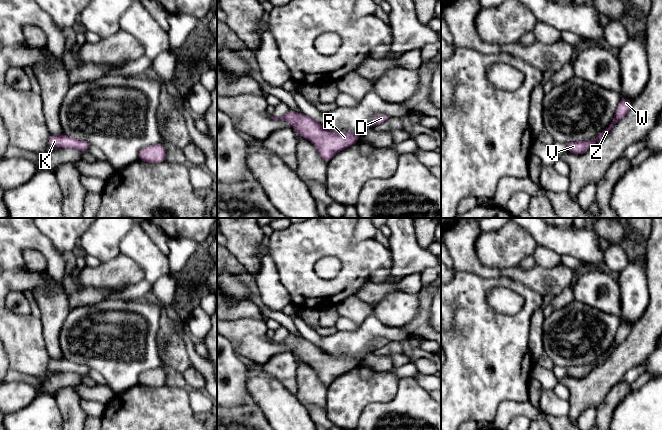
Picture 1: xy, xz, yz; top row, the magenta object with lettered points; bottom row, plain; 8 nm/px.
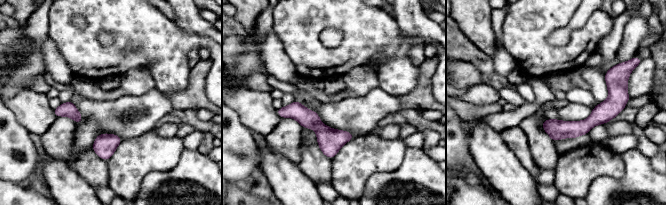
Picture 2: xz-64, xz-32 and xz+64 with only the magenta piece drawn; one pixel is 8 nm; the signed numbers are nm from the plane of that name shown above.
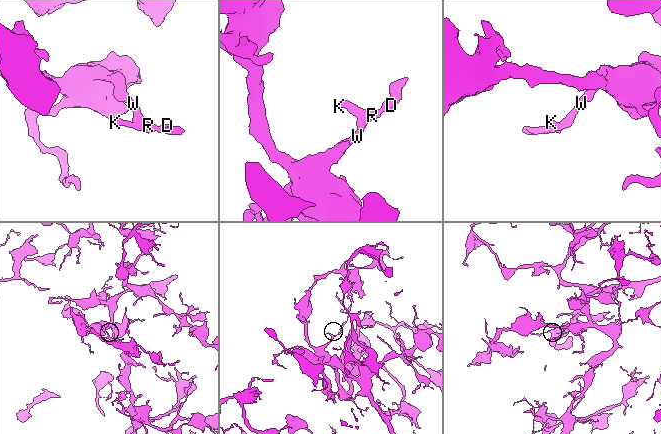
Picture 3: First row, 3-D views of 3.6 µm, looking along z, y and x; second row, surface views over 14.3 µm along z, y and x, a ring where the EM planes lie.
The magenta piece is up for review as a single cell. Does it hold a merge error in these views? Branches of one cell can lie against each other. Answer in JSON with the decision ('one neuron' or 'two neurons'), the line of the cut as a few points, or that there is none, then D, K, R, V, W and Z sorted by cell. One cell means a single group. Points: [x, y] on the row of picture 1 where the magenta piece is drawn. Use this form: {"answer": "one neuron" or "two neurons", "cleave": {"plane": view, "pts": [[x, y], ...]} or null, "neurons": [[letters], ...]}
{"answer": "one neuron", "cleave": null, "neurons": [["D", "K", "R", "V", "W", "Z"]]}

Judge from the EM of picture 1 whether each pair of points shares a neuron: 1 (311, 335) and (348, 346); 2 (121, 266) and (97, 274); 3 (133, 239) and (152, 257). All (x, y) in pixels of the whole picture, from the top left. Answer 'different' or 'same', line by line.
1: different
2: same
3: same

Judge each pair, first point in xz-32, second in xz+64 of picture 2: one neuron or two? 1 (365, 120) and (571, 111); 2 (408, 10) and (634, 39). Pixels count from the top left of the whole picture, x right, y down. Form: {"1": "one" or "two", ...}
{"1": "one", "2": "one"}

